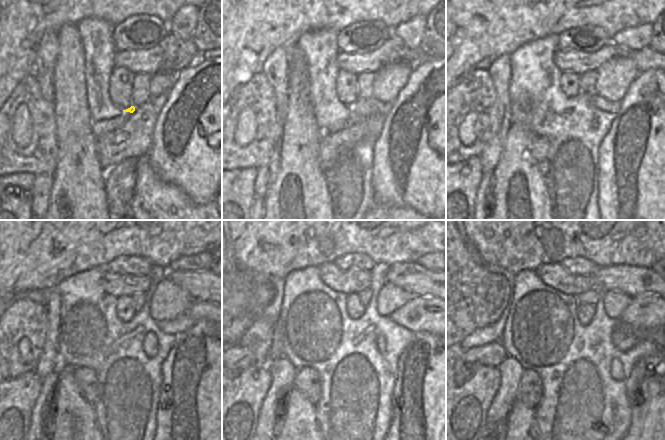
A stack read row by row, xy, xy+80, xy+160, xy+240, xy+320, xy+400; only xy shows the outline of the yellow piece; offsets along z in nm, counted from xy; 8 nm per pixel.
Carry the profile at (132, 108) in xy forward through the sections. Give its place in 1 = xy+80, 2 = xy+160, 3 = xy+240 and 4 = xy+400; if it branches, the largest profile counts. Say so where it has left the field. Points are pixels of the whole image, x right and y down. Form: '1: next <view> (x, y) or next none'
1: next xy+80 (362, 107)
2: next xy+160 (600, 103)
3: next xy+240 (201, 310)
4: next xy+400 (647, 310)

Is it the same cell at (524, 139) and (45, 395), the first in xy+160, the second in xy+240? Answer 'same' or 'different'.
different

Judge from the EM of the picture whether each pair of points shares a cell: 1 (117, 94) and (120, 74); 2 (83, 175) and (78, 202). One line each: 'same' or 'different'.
1: same
2: same

